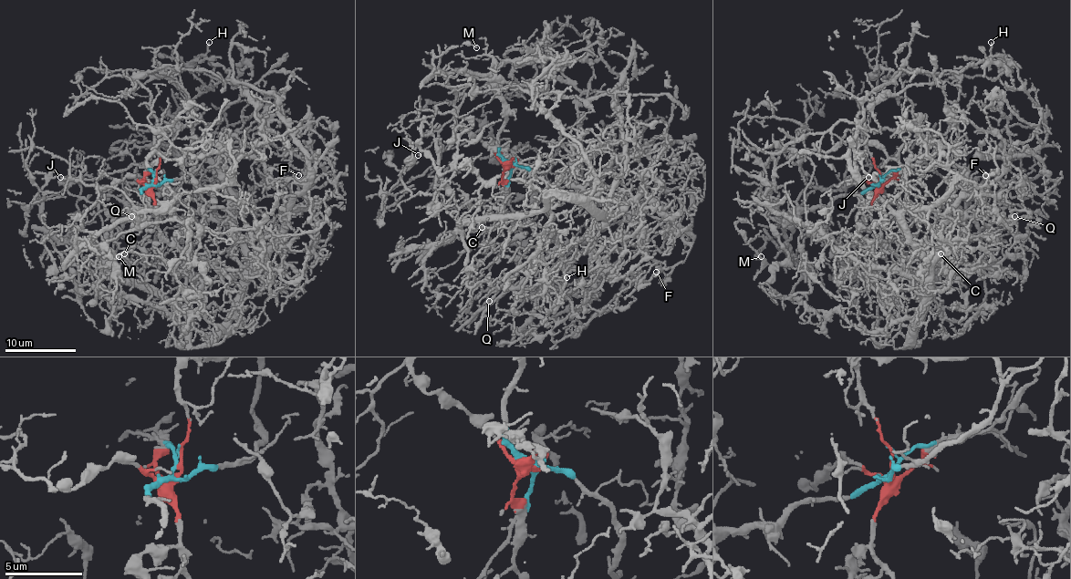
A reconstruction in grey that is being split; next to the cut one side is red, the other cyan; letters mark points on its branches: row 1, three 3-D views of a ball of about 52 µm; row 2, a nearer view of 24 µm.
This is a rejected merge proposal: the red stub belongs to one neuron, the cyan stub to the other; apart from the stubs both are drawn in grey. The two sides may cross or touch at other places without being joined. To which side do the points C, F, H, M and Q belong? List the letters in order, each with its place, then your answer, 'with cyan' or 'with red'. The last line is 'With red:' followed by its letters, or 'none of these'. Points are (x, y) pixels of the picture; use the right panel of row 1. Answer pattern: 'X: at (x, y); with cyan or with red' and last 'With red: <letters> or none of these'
C: at (941, 253); with red
F: at (985, 175); with red
H: at (991, 42); with cyan
M: at (761, 256); with cyan
Q: at (1014, 216); with red
With red: C, F, Q

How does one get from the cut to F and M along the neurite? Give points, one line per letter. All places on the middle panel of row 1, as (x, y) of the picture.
F: (511, 166), (546, 185), (545, 208), (575, 196), (615, 213), (643, 191), (693, 236), (656, 272)
M: (511, 166), (499, 151), (504, 117), (499, 90), (484, 76), (435, 68), (433, 60), (442, 55), (476, 47)

